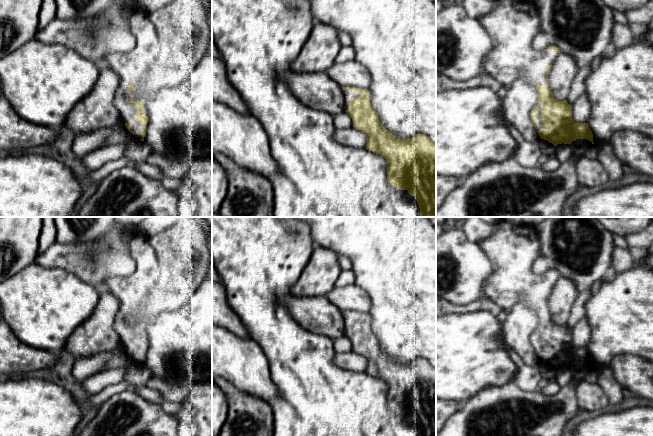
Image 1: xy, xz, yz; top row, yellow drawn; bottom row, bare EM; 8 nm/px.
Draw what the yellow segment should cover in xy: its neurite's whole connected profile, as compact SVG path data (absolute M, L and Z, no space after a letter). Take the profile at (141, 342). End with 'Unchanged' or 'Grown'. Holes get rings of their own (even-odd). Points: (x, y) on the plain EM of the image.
M109 277L103 284L102 289L111 292L119 301L119 310L115 319L115 330L121 339L121 345L134 359L134 363L144 365L148 349L148 340L145 338L144 329L139 325L131 325L126 318L132 315L133 308L127 297L127 277Z. Grown

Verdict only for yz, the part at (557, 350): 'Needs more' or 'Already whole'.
Needs more

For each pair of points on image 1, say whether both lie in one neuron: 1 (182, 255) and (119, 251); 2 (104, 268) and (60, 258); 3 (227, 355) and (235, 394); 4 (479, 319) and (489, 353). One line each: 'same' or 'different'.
1: different
2: same
3: different
4: same

